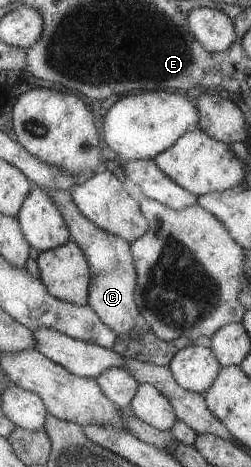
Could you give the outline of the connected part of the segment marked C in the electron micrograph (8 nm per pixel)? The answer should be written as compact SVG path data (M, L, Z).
M67 190L48 192L63 214L64 222L67 223L67 229L70 231L70 240L79 245L82 254L89 263L91 276L88 286L87 306L114 334L123 338L128 337L130 331L134 328L136 316L140 315L133 296L137 275L134 270L129 242L98 228L85 216L82 216Z

